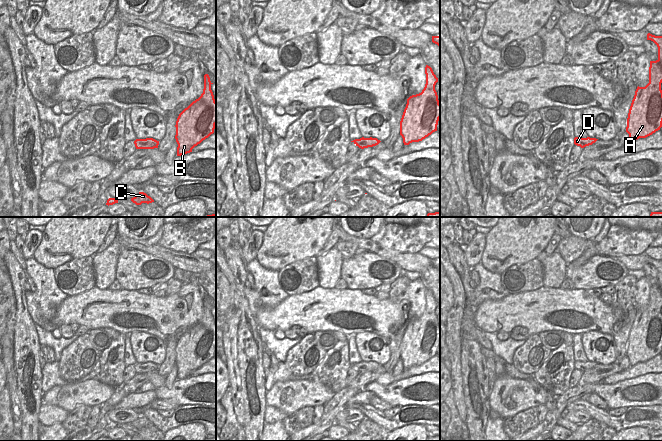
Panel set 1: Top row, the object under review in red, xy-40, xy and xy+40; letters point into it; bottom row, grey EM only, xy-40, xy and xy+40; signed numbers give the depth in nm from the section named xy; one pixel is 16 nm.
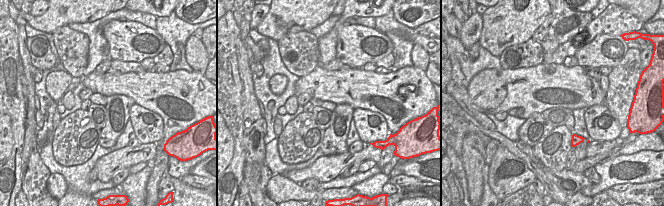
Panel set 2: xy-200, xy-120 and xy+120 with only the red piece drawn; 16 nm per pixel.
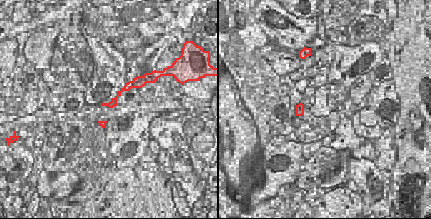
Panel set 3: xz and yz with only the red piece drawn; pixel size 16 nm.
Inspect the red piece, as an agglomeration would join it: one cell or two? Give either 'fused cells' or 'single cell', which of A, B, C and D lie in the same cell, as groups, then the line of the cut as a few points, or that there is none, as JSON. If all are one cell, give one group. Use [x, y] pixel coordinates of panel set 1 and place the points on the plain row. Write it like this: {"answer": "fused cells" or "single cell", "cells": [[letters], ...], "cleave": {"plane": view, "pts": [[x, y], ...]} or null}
{"answer": "single cell", "cells": [["A", "B", "C", "D"]], "cleave": null}

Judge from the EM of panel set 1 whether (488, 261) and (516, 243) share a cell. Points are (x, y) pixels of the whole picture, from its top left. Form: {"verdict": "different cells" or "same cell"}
{"verdict": "same cell"}

